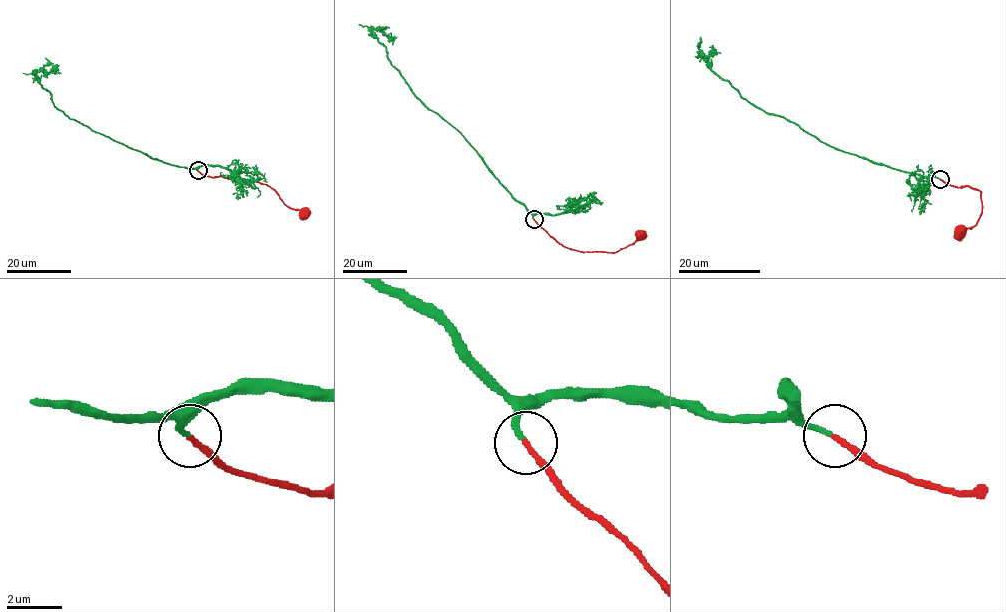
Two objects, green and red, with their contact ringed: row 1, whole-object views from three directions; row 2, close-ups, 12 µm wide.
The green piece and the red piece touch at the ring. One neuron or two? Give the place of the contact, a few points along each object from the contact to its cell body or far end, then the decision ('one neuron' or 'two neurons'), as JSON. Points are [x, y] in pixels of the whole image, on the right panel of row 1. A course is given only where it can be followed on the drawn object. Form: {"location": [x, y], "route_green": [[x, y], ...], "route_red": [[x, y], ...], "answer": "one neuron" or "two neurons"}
{"location": [940, 179], "route_green": [[939, 178], [894, 169], [837, 150], [782, 116], [756, 108], [711, 69], [702, 54], [713, 54], [710, 56]], "route_red": [[940, 178], [949, 184], [968, 185], [981, 193], [982, 214], [974, 226], [961, 232]], "answer": "one neuron"}

